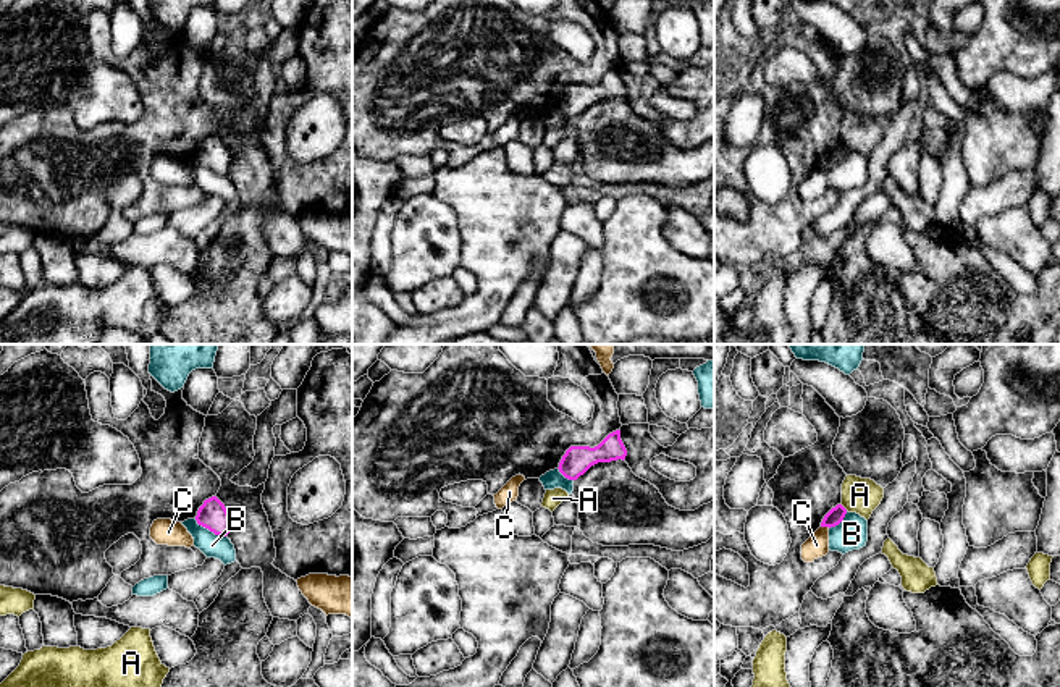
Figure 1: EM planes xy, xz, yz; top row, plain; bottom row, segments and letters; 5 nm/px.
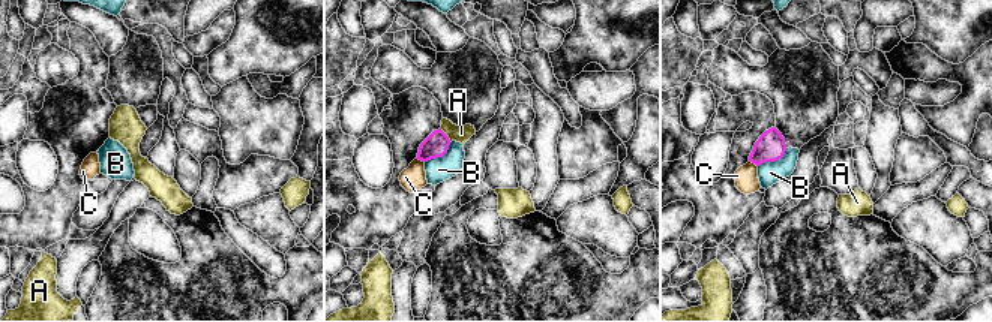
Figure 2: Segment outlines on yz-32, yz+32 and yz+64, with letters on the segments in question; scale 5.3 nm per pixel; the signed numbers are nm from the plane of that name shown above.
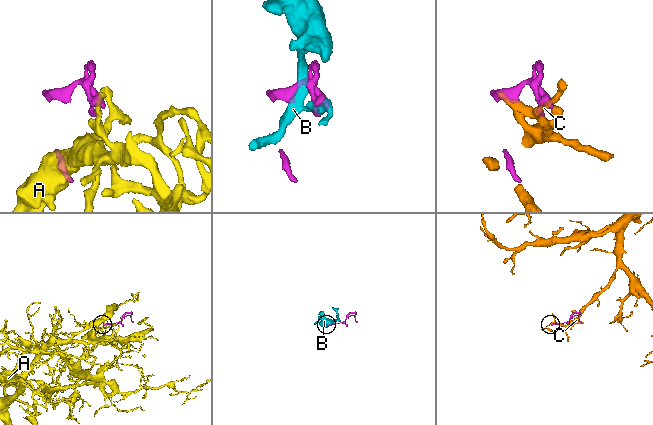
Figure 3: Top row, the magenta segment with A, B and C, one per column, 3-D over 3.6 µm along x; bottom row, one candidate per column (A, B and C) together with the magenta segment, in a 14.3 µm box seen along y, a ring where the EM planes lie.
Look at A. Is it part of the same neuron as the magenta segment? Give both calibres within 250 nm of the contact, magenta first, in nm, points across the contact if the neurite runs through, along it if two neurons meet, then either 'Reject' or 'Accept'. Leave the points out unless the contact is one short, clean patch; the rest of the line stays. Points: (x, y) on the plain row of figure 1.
Thickness 80 nm (magenta) against 180 nm. Boundary: yz (841, 141), (847, 147). Reject

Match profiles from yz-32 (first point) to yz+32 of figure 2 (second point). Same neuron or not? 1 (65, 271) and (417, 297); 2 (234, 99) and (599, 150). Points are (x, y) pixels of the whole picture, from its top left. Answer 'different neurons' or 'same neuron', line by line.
1: different neurons
2: same neuron

